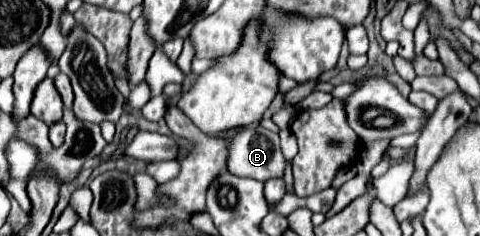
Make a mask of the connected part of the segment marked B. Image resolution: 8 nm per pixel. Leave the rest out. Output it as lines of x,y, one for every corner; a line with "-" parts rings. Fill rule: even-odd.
242,129
230,137
228,171
236,177
266,181
280,179
286,171
280,135
264,129

